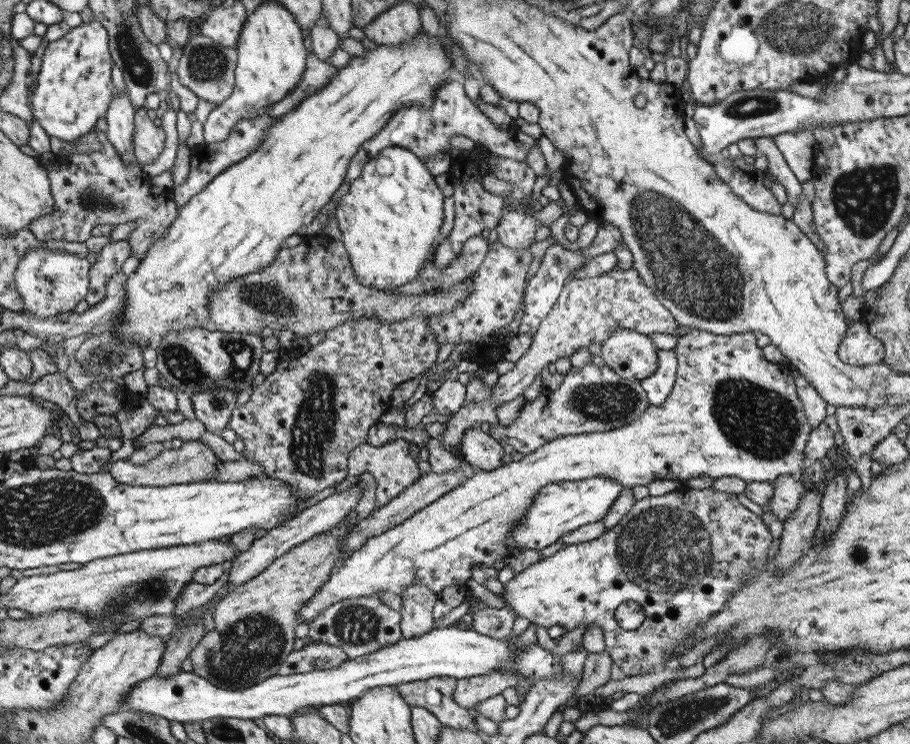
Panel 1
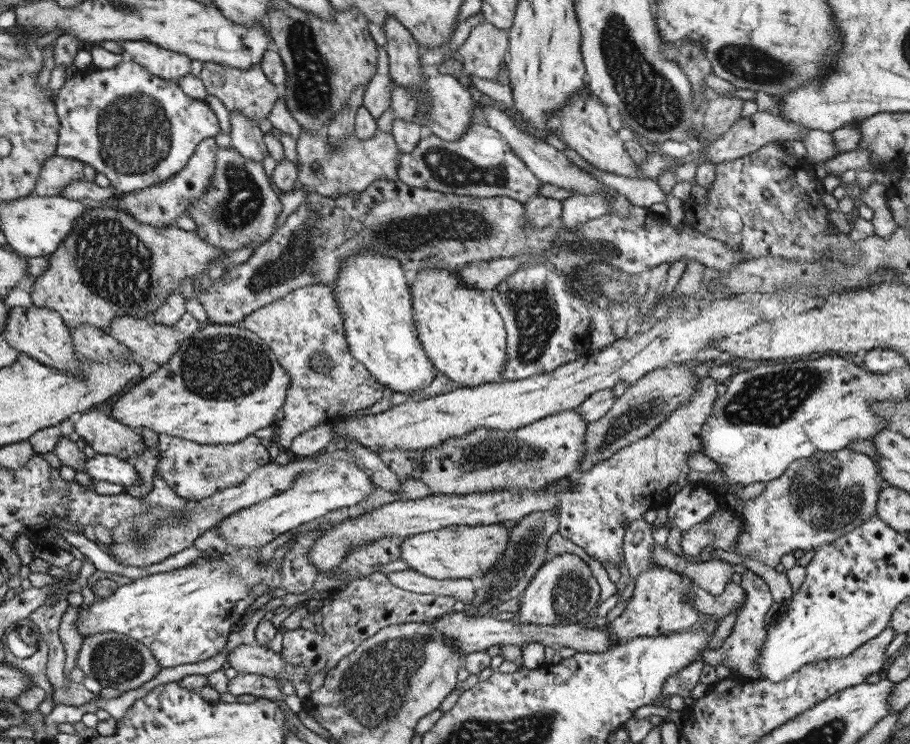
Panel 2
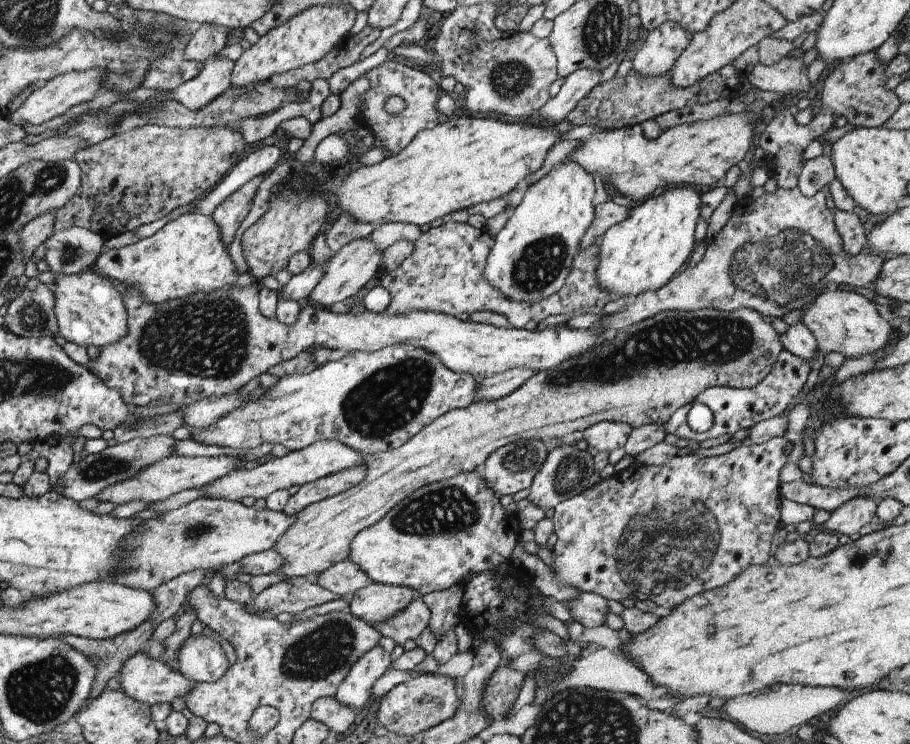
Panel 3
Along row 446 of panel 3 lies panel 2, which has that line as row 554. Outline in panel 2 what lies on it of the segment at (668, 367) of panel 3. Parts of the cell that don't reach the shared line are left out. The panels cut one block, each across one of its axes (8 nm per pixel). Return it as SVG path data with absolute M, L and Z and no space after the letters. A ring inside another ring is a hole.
M502 523L460 525L405 537L399 546L399 558L412 570L430 578L476 580L503 557L506 547L509 547L509 530Z

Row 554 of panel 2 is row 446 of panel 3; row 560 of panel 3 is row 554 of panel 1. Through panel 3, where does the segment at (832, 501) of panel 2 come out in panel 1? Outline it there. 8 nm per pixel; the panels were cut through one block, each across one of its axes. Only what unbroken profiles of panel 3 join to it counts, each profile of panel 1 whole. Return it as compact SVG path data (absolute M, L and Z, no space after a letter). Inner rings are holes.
M691 488L676 489L675 491L666 493L662 496L648 496L637 500L632 507L632 510L622 520L612 528L588 542L580 544L566 545L559 549L557 553L538 562L531 564L528 568L517 572L514 577L503 584L504 590L501 600L509 605L517 616L528 618L530 622L537 626L544 626L549 629L555 624L564 626L568 631L586 624L600 626L604 631L605 648L609 652L614 663L618 664L626 676L638 676L650 673L656 668L661 668L670 664L669 656L673 650L684 640L687 636L704 621L707 621L714 613L721 611L726 604L726 601L738 590L741 589L750 577L757 575L759 568L762 568L768 560L768 550L772 544L772 534L770 529L764 525L762 517L750 511L746 506L742 505L736 497L736 494L726 493L722 491L714 491L714 489L700 489L693 490ZM634 600L639 602L646 610L646 618L641 626L635 630L624 630L614 619L614 612L622 602Z

